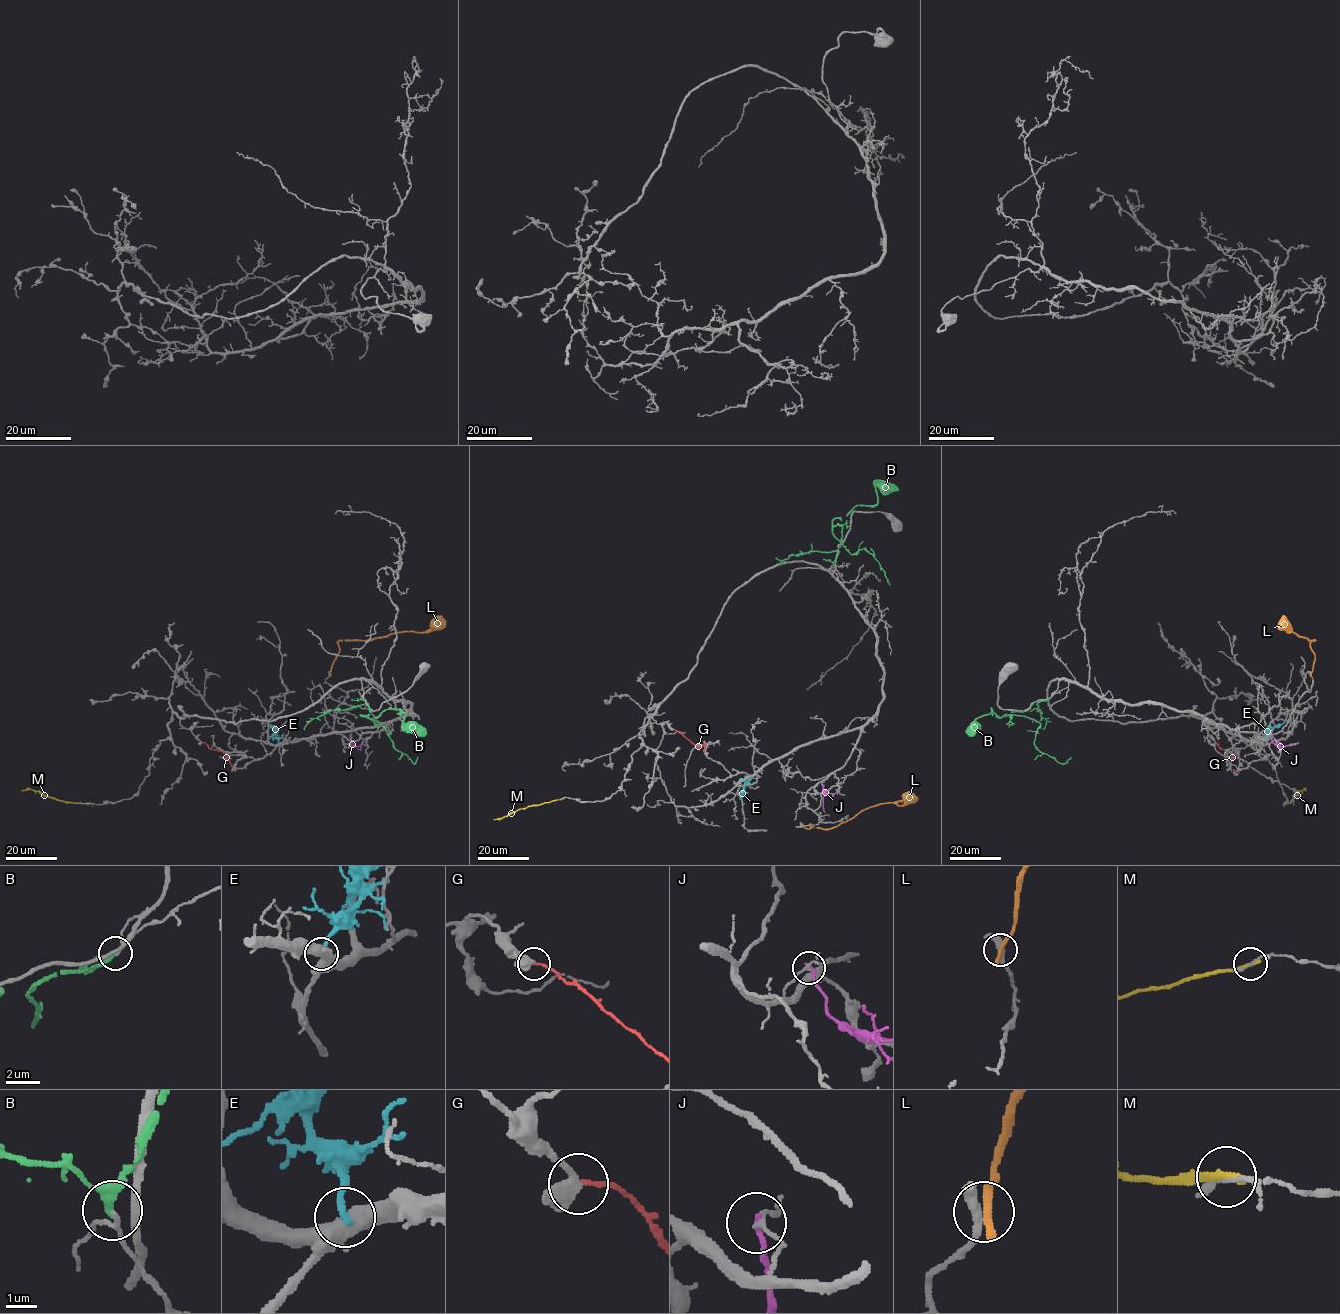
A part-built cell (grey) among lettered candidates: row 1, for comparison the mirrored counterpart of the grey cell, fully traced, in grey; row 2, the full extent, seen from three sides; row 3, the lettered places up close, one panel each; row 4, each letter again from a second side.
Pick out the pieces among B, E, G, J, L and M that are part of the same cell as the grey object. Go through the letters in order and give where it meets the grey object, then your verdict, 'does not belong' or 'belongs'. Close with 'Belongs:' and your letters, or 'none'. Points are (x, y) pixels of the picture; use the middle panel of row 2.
B: meets grey at (833, 564); does not belong
E: meets grey at (750, 775); does not belong
G: meets grey at (673, 729); does not belong
J: meets grey at (821, 784); does not belong
L: meets grey at (802, 824); does not belong
M: meets grey at (562, 798); does not belong
Belongs: none

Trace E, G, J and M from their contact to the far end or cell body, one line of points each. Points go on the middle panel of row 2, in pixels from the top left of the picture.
E: (750, 775), (739, 799)
G: (673, 729), (698, 746), (705, 744), (703, 752)
J: (821, 783), (825, 812)
M: (562, 798), (493, 819)

